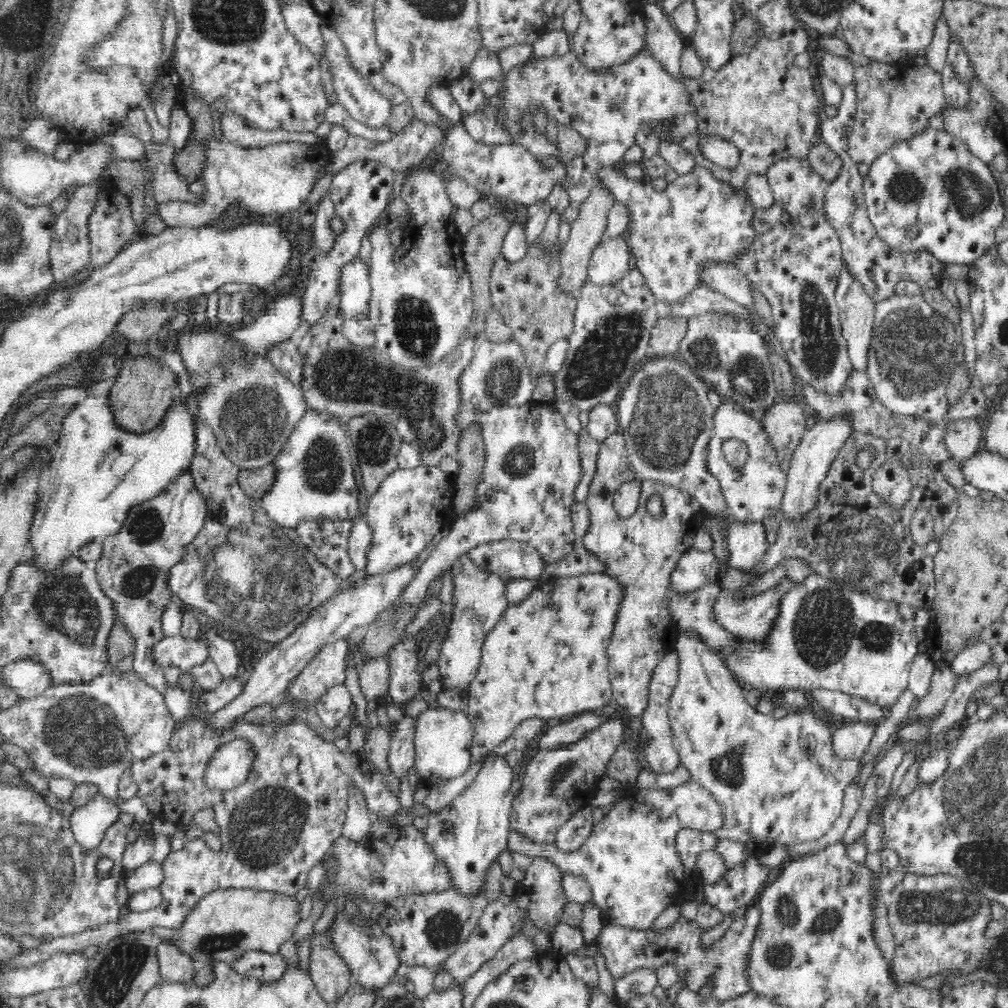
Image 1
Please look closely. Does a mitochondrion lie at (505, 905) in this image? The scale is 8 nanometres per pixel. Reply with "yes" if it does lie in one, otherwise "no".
no

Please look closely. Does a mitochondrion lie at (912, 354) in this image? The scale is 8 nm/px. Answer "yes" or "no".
yes

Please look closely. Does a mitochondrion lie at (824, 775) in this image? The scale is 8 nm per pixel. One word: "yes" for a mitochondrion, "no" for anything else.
no

